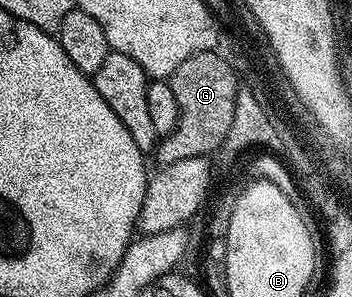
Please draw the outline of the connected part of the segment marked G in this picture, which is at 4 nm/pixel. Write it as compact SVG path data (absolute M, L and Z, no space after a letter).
M197 53L185 59L181 67L177 67L177 71L171 74L169 83L173 87L173 95L177 95L179 118L175 130L158 142L160 162L168 165L181 159L211 155L215 148L218 150L222 146L237 106L237 92L232 88L231 74L226 65L215 60L211 54Z

